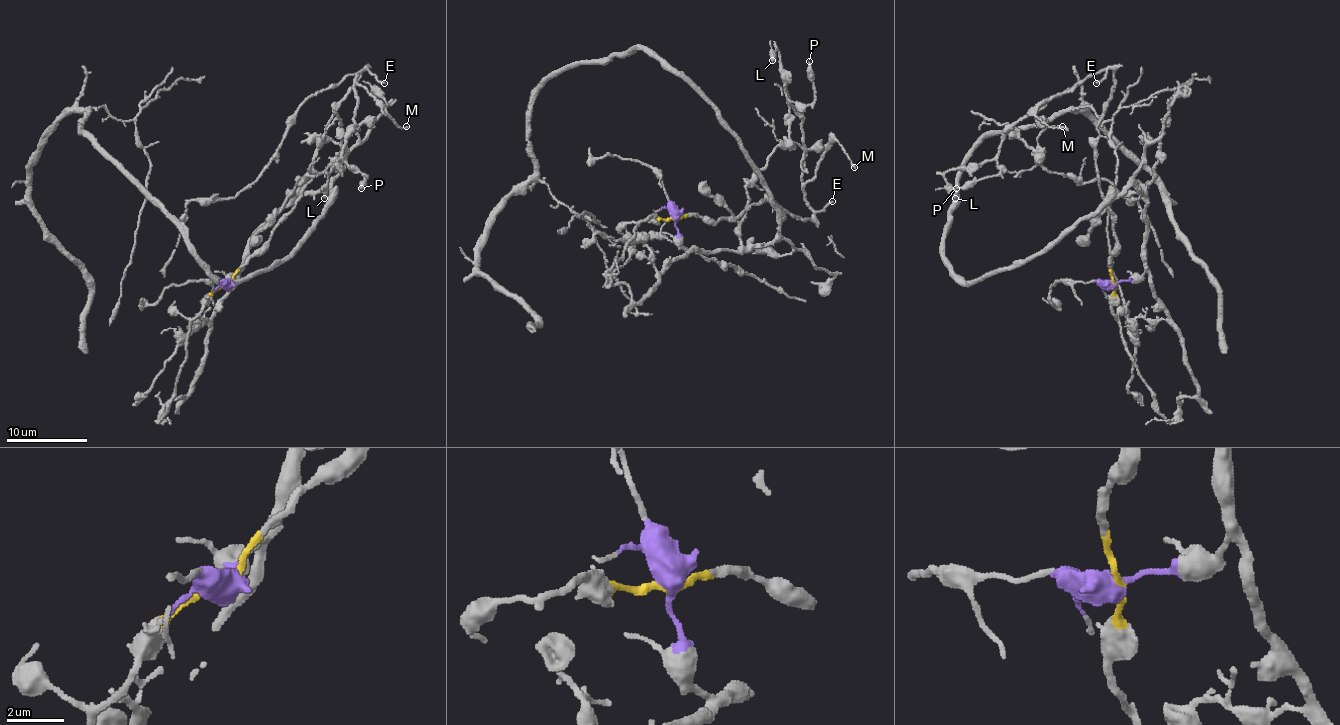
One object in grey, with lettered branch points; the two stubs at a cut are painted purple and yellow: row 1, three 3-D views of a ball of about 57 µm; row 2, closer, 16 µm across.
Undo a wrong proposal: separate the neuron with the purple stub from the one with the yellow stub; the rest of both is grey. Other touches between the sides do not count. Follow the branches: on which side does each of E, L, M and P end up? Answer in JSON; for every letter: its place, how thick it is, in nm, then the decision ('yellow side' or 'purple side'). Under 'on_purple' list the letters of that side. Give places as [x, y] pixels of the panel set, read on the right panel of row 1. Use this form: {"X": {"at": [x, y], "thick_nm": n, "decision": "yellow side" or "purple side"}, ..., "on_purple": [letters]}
{"E": {"at": [1096, 83], "thick_nm": 180, "decision": "yellow side"}, "L": {"at": [955, 198], "thick_nm": 460, "decision": "yellow side"}, "M": {"at": [1062, 126], "thick_nm": 170, "decision": "yellow side"}, "P": {"at": [956, 188], "thick_nm": 260, "decision": "yellow side"}, "on_purple": []}

